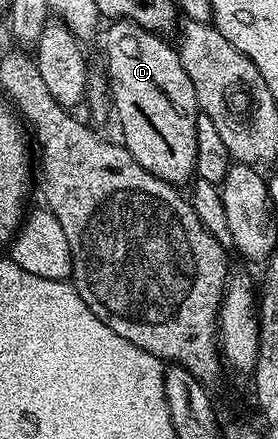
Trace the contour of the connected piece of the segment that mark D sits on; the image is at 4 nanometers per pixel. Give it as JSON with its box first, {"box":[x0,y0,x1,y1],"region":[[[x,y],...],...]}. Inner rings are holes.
{"box":[104,19,198,185],"region":[[[118,19],[107,24],[104,51],[108,54],[107,78],[110,80],[114,115],[120,118],[120,131],[124,134],[122,146],[128,150],[154,177],[173,185],[187,184],[196,169],[196,117],[198,108],[194,85],[180,60],[179,50],[172,47],[153,31],[142,29],[129,19]]]}

